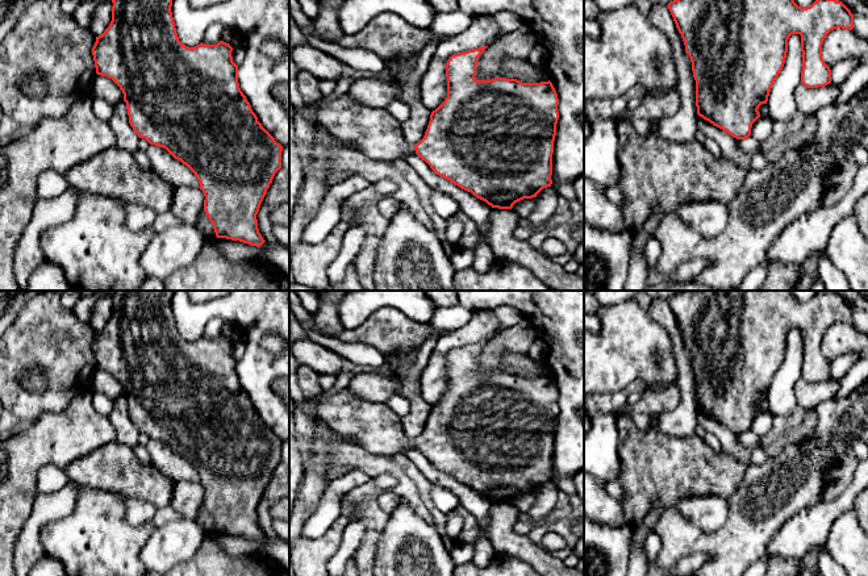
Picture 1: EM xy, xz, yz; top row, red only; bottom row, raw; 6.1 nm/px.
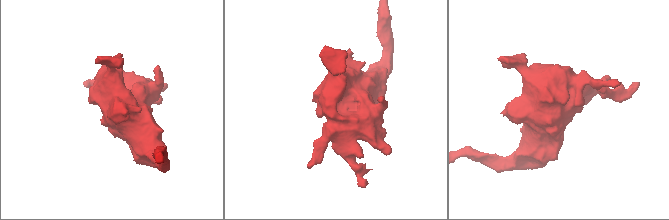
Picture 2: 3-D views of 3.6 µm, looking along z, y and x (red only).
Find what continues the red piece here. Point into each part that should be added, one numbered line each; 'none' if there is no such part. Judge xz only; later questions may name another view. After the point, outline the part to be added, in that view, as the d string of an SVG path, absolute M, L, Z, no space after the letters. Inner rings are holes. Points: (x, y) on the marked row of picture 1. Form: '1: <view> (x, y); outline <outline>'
1: xz (375, 132); outline M349 93L337 100L322 101L312 108L314 121L326 129L335 139L351 143L358 151L376 162L392 162L416 154L402 133L402 126L385 108L368 107Z

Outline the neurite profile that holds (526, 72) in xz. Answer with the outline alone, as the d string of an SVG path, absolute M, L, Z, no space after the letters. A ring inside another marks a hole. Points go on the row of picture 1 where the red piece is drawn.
M506 58L504 67L517 75L522 83L541 83L538 76L538 66L527 60Z

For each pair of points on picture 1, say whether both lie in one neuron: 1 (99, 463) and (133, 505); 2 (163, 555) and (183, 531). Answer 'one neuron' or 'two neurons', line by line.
1: two neurons
2: one neuron

